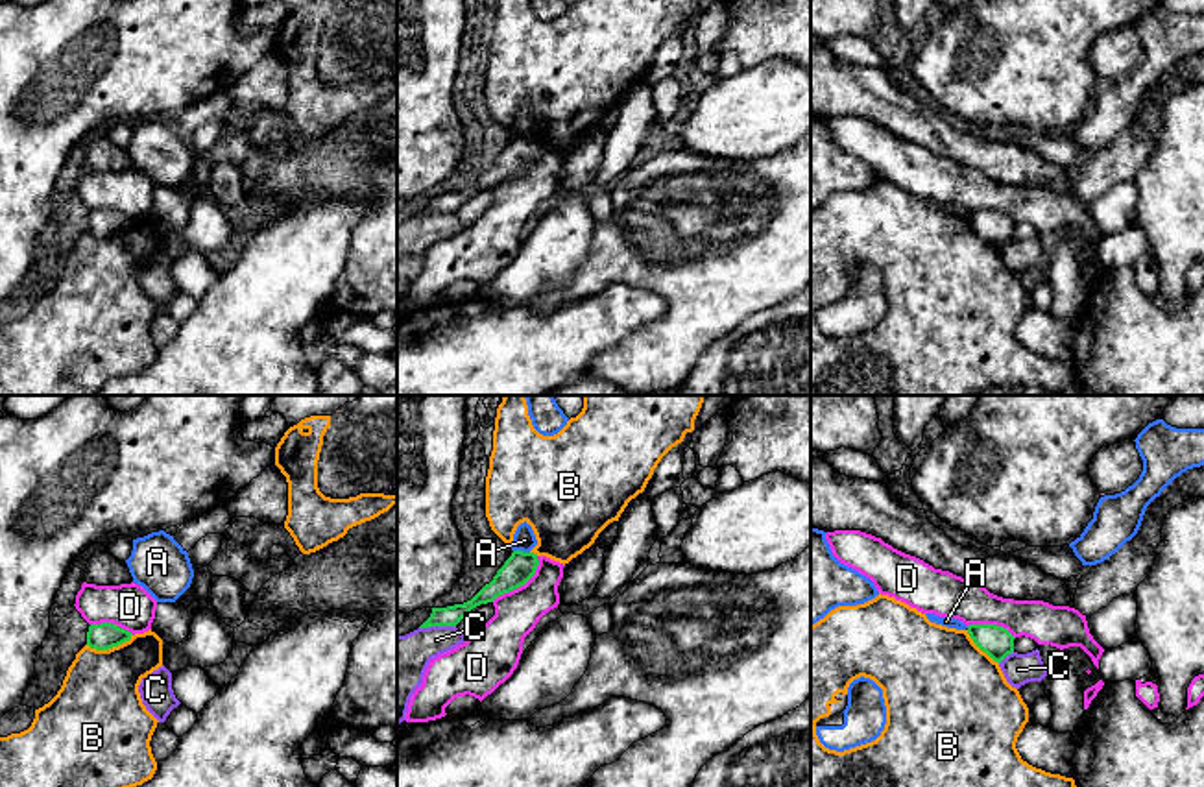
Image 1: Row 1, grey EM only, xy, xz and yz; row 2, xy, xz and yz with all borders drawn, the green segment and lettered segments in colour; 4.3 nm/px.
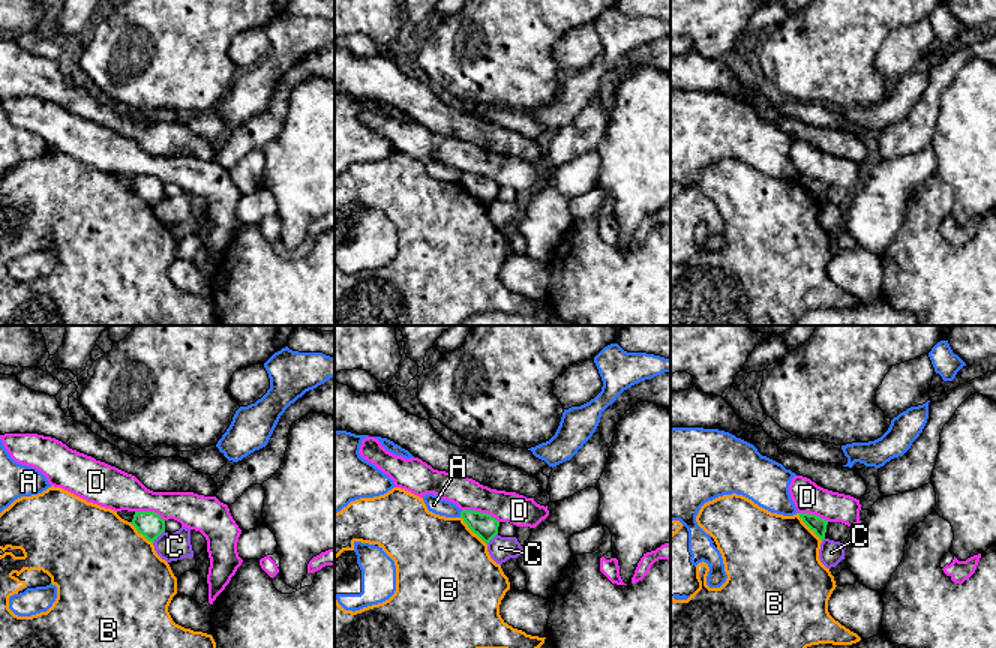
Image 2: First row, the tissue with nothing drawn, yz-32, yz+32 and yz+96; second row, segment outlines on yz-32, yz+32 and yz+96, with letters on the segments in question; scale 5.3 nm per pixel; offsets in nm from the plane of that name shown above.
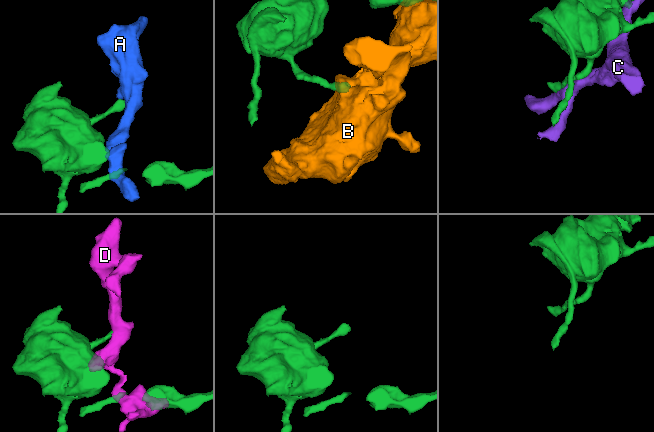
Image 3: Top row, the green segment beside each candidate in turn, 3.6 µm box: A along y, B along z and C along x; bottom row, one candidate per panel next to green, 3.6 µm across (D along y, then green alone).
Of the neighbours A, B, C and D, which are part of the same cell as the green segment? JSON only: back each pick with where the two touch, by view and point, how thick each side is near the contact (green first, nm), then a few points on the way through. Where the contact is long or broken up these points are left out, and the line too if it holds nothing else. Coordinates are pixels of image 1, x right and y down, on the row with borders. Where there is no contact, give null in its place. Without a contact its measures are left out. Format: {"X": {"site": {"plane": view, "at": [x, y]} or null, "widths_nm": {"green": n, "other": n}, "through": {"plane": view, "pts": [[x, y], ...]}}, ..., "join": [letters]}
{"join": []}

